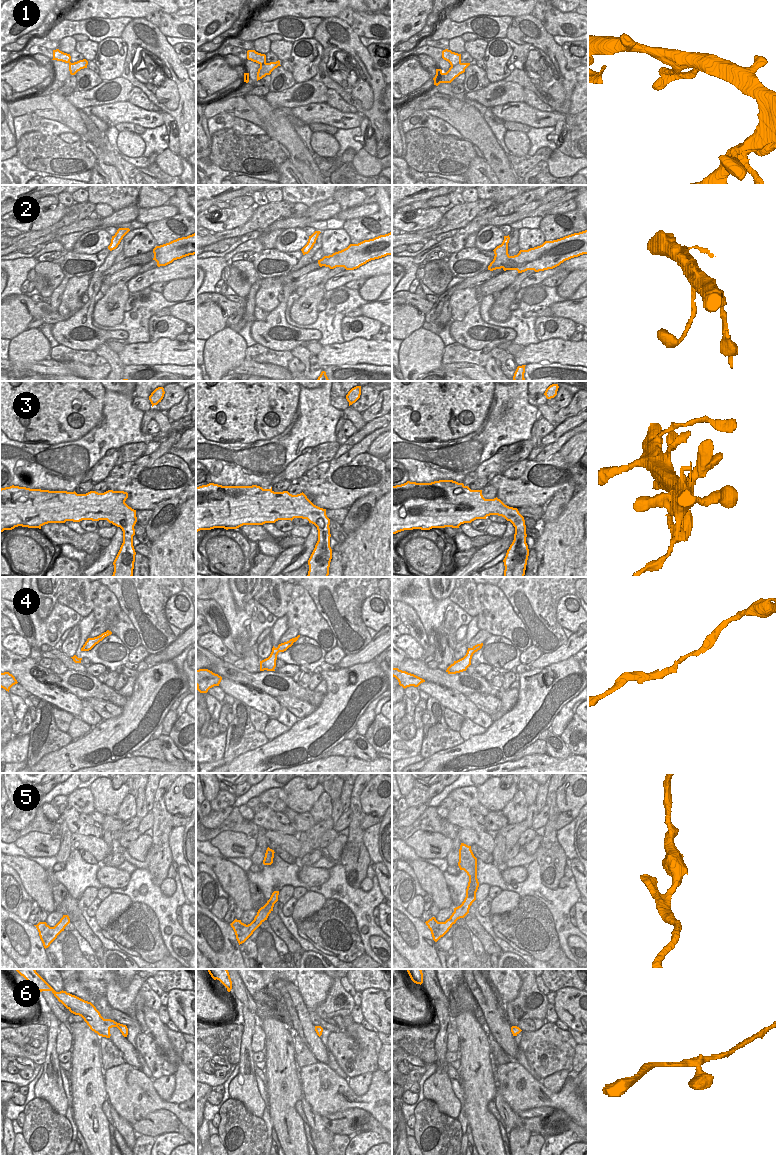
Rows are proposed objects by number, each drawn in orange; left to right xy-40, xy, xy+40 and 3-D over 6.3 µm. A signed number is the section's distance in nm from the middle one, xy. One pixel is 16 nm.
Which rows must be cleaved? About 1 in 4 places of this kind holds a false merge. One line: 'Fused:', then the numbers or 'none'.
Fused: none

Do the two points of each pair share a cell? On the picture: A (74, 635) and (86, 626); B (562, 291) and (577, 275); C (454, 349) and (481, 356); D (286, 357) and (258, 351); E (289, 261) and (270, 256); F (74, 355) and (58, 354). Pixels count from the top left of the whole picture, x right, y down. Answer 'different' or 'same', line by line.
A: different
B: same
C: same
D: same
E: same
F: same

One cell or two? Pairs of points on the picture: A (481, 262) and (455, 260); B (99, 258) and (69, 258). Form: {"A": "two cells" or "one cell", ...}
{"A": "one cell", "B": "one cell"}

